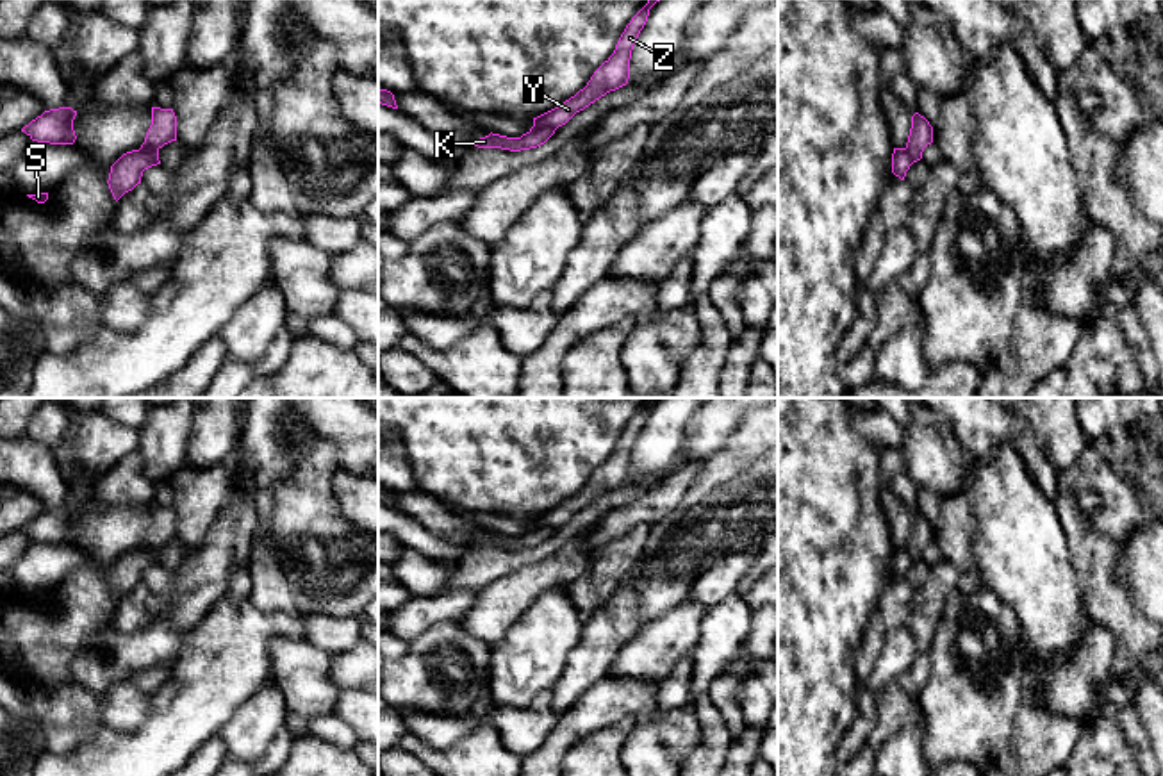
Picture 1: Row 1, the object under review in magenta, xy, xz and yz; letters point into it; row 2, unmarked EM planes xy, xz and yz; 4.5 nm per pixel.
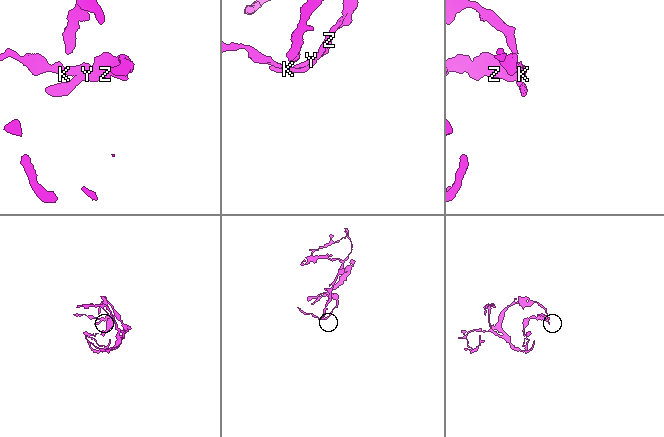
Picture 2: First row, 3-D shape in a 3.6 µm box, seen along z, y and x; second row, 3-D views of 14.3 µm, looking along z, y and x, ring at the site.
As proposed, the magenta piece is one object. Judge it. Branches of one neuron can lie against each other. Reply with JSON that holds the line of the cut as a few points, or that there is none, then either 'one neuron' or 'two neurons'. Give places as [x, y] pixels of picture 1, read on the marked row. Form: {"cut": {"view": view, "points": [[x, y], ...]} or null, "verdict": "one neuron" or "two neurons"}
{"cut": {"view": "xz", "points": [[555, 127], [534, 127], [530, 131]]}, "verdict": "two neurons"}

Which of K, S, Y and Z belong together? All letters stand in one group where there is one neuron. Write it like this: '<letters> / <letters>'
K / S Y Z

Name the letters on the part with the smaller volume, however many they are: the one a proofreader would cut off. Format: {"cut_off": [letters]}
{"cut_off": ["K"]}

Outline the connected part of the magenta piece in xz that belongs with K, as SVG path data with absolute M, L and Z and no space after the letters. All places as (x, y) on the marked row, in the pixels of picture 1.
M533 128L521 137L507 137L499 134L489 134L485 137L480 137L474 146L478 148L501 148L510 152L521 152L530 150L544 144L557 128Z

